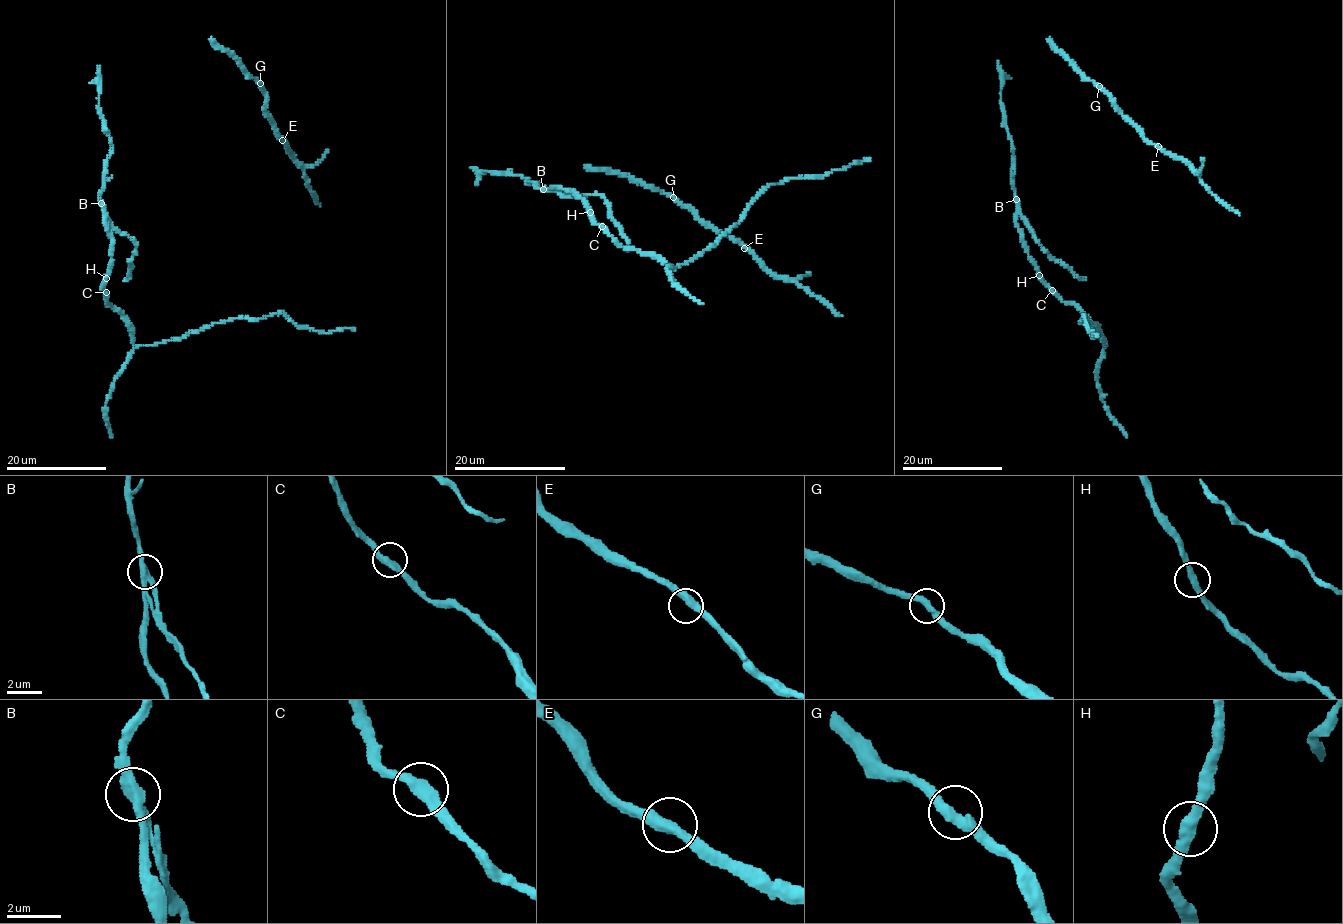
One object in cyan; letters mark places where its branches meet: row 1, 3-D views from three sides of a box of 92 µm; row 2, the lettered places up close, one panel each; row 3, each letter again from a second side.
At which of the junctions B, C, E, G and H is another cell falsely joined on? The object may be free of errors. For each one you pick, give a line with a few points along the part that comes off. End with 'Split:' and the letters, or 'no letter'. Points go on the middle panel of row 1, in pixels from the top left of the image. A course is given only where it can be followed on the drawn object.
B: foreign part runs (542, 189), (557, 191), (563, 195), (600, 194), (627, 242), (627, 251)
Split: B

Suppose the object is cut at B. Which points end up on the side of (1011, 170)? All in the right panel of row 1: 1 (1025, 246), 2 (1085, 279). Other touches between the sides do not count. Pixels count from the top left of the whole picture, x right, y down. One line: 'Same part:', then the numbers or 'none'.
Same part: 1

